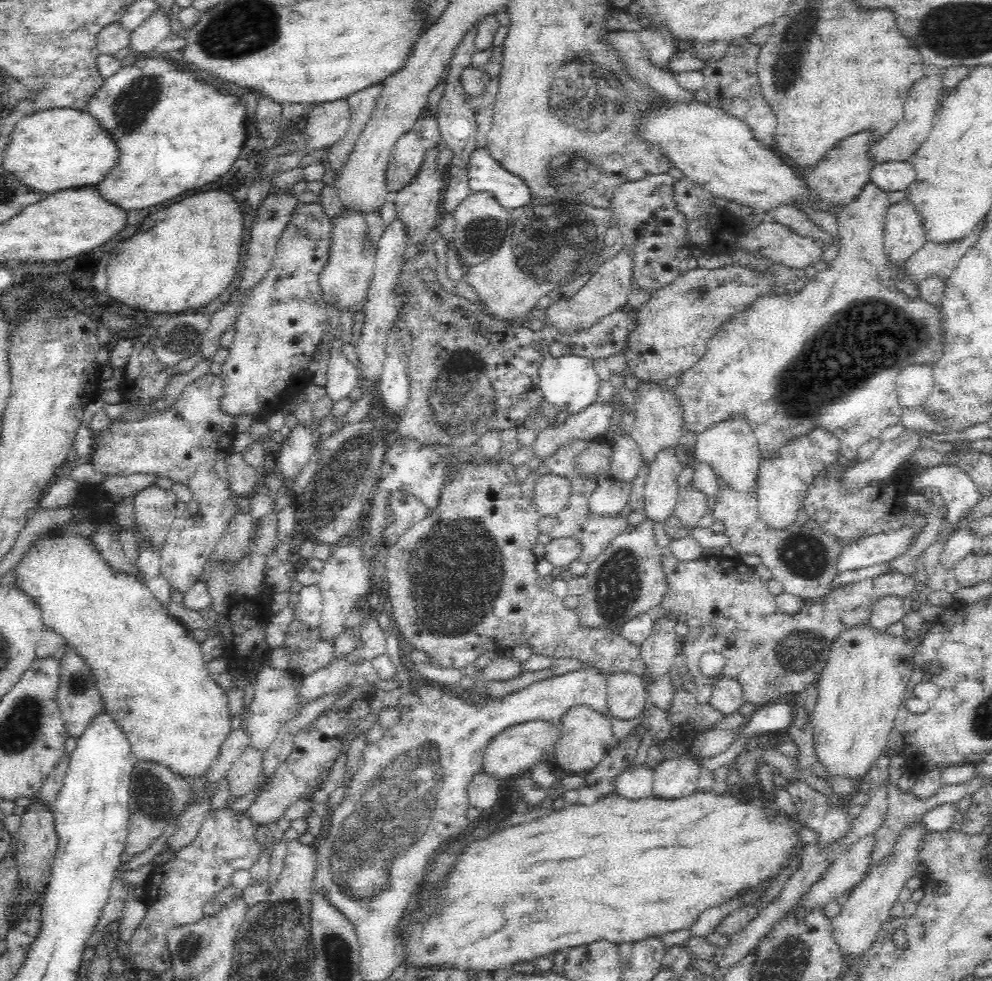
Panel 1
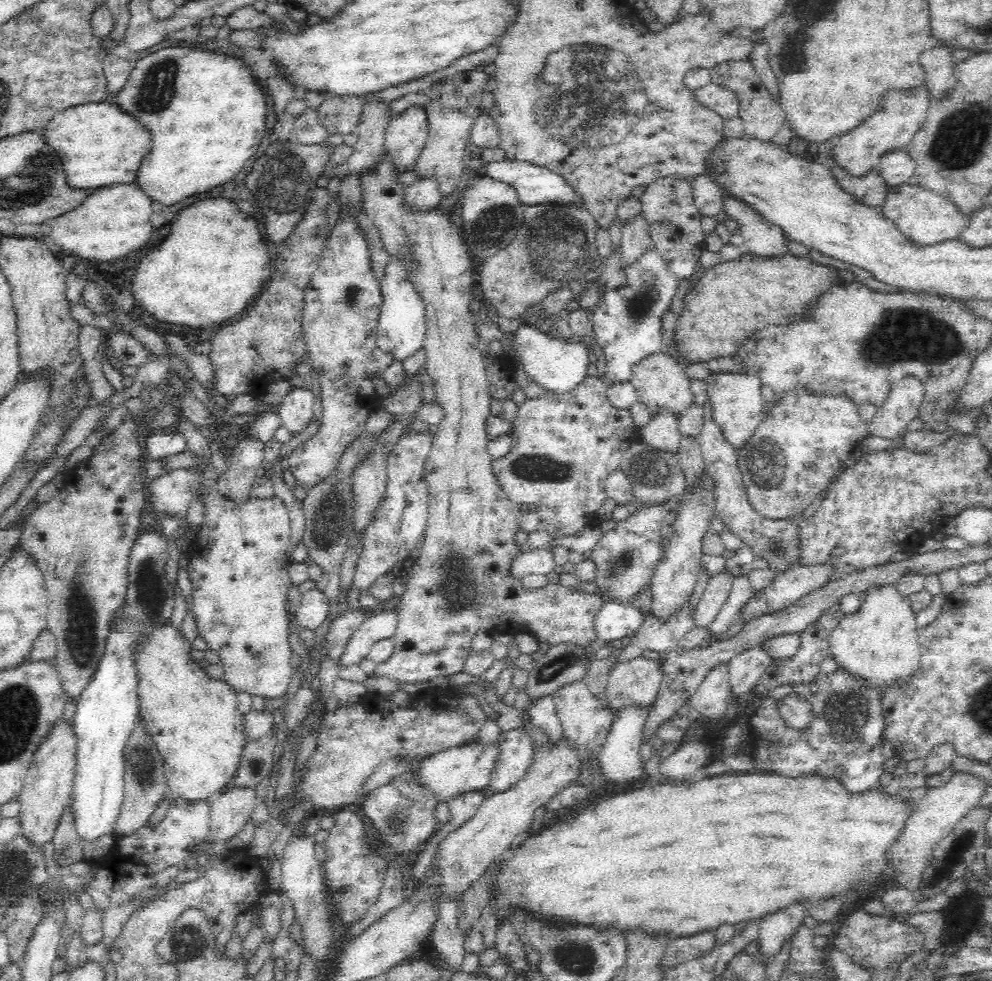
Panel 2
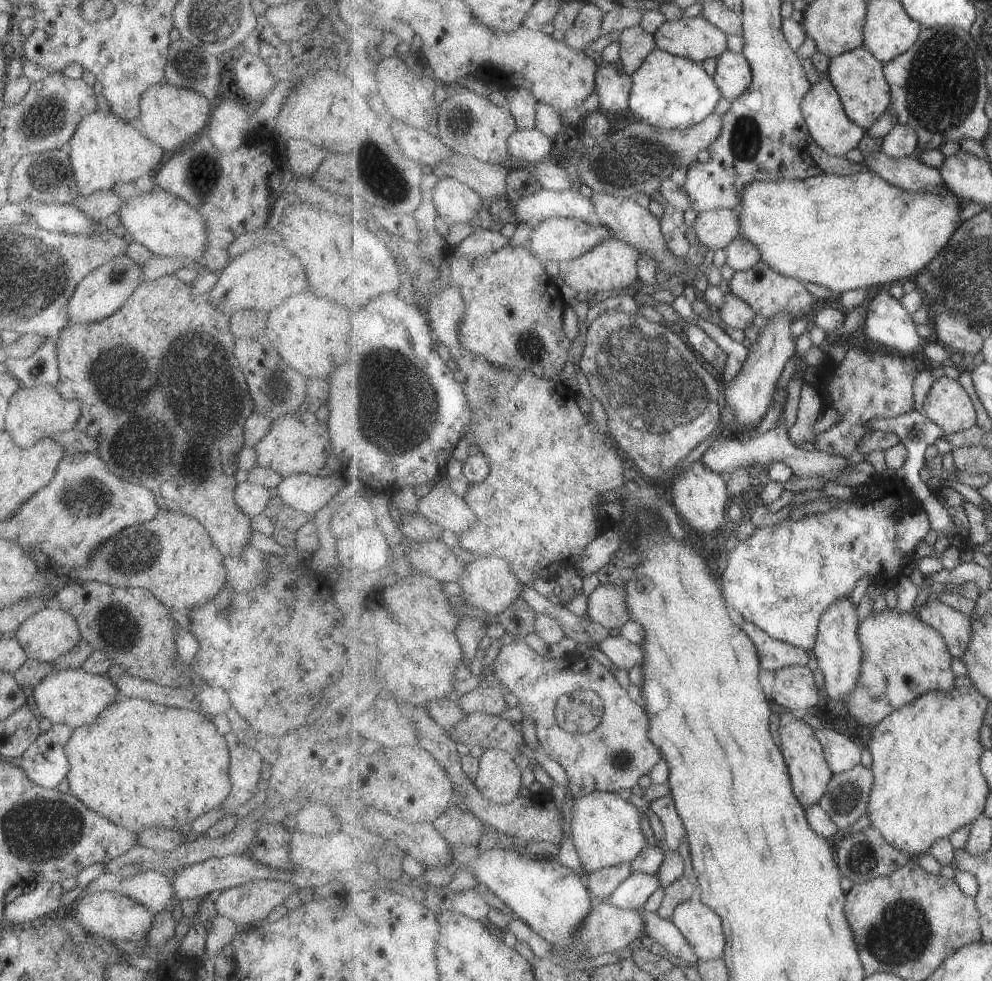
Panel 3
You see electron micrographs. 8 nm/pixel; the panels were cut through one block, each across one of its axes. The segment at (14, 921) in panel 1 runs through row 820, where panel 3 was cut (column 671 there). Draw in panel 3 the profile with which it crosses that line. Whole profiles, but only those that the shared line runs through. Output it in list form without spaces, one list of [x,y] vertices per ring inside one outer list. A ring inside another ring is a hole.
[[[702,13],[696,17],[683,17],[672,21],[662,21],[655,31],[656,46],[665,52],[685,57],[698,63],[707,59],[717,59],[727,51],[727,33],[723,32],[715,23],[707,20]]]

